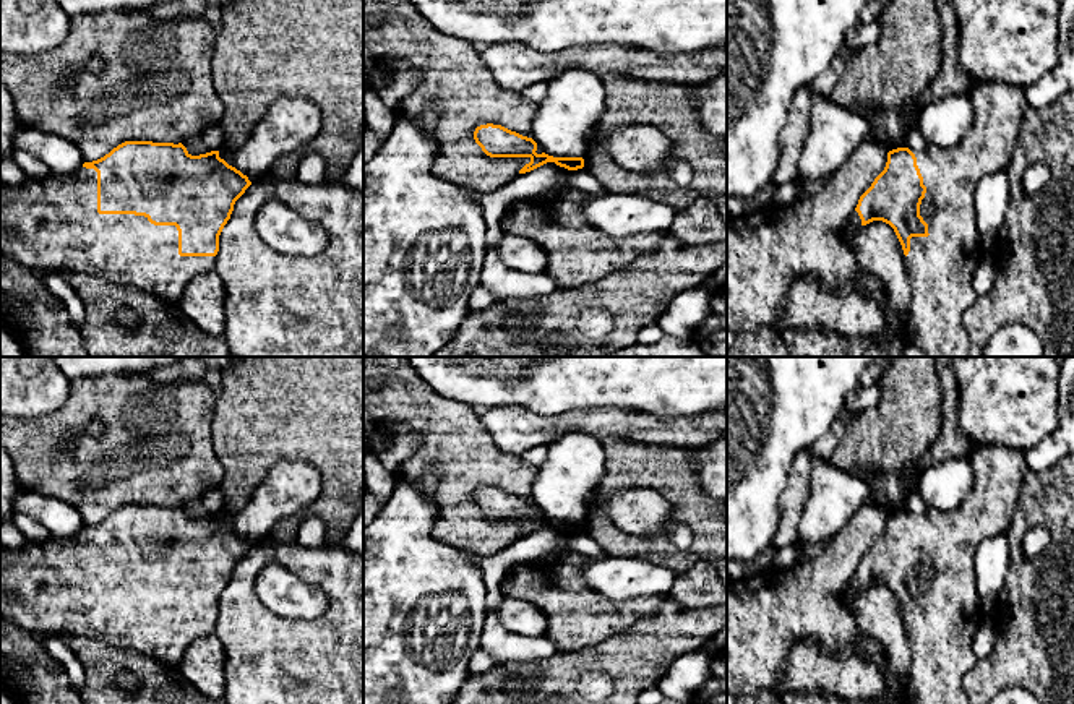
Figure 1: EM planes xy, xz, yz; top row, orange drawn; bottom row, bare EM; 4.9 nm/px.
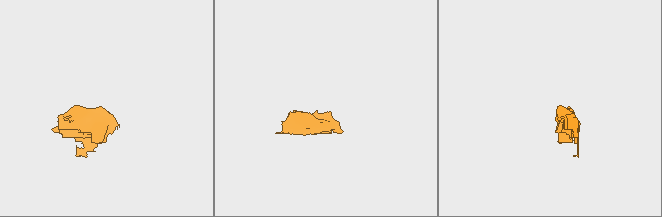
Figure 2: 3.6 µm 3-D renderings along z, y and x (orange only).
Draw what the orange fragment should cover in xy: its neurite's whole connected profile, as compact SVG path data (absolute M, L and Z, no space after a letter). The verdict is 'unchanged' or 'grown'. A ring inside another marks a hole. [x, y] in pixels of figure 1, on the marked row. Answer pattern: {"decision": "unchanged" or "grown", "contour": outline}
{"decision": "grown", "contour": "M125 141L104 157L84 162L97 172L97 212L144 216L154 225L175 225L180 256L214 256L226 289L224 339L234 357L363 357L363 193L339 182L305 183L263 178L255 183L219 157L219 151L191 156L178 143ZM269 200L321 225L329 242L316 256L273 250L256 230L256 214Z"}

